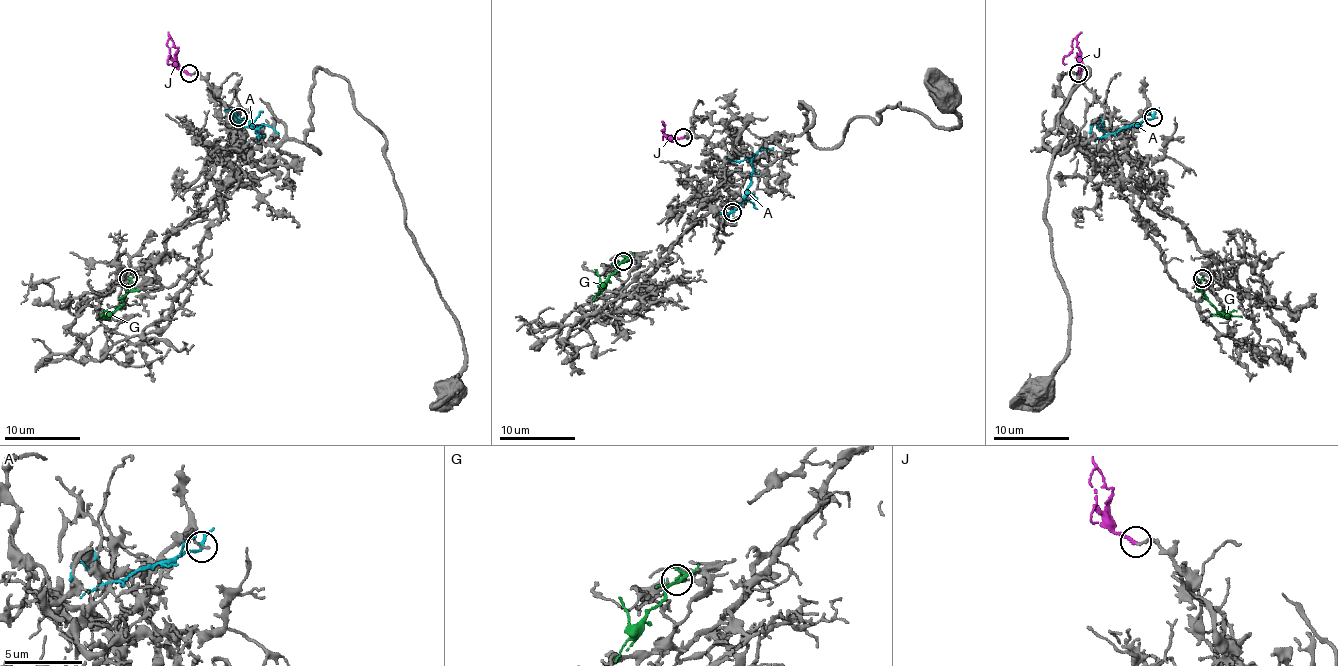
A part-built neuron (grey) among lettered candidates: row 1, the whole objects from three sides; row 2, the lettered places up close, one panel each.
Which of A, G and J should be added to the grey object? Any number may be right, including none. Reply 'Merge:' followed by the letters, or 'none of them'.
Merge: J

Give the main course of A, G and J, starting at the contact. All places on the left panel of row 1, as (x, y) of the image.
A: (238, 117), (250, 123), (257, 134), (255, 130), (265, 125), (278, 134)
G: (129, 278), (133, 287), (123, 302), (114, 312), (99, 317)
J: (189, 74), (176, 61), (178, 49), (170, 38), (167, 42), (170, 55), (167, 59), (170, 64)

